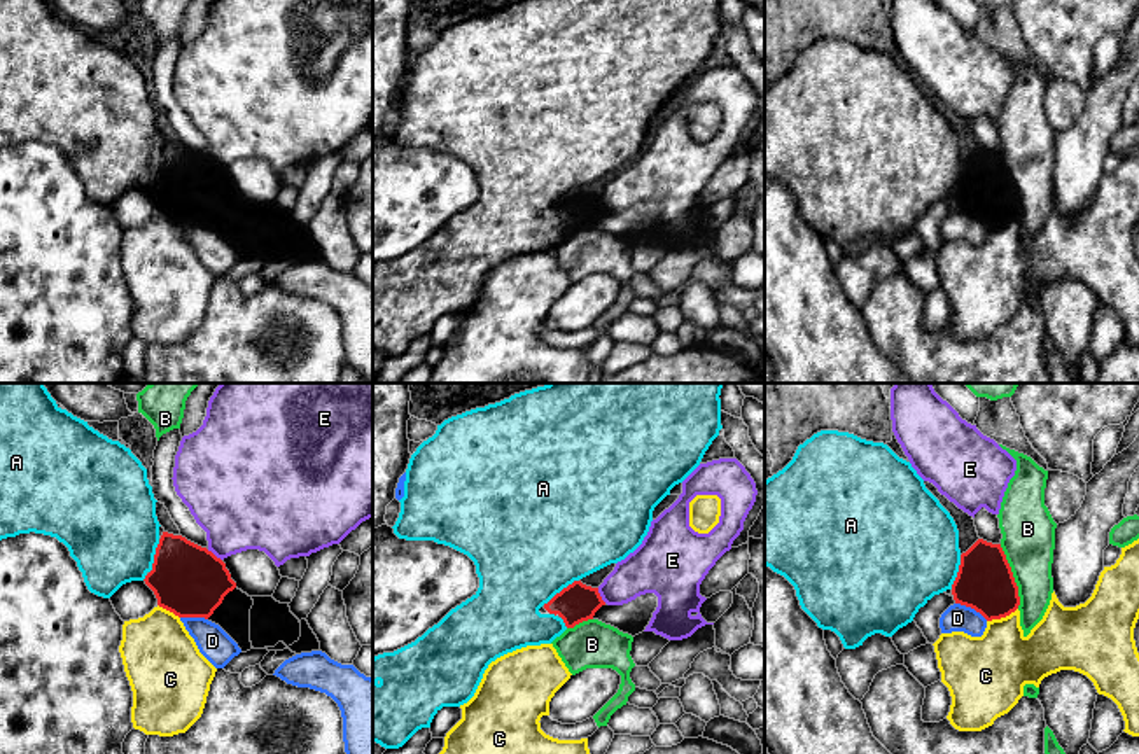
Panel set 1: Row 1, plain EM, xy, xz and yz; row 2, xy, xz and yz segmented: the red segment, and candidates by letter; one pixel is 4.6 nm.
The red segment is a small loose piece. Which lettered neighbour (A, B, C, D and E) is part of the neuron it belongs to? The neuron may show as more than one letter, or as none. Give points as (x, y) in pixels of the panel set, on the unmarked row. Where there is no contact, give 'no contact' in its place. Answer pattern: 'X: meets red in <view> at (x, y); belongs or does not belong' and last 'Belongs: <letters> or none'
A: meets red in xy at (154, 168); belongs
B: meets red in yz at (1012, 184); does not belong
C: meets red in yz at (1001, 224); does not belong
D: meets red in yz at (971, 216); does not belong
E: meets red in xz at (599, 203); does not belong
Belongs: A

